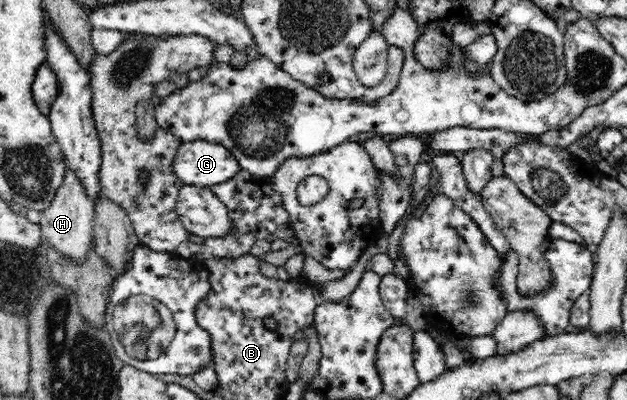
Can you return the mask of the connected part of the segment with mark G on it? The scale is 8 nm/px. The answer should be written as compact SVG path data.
M198 140L180 144L172 170L186 185L210 187L232 179L241 169L225 145Z

